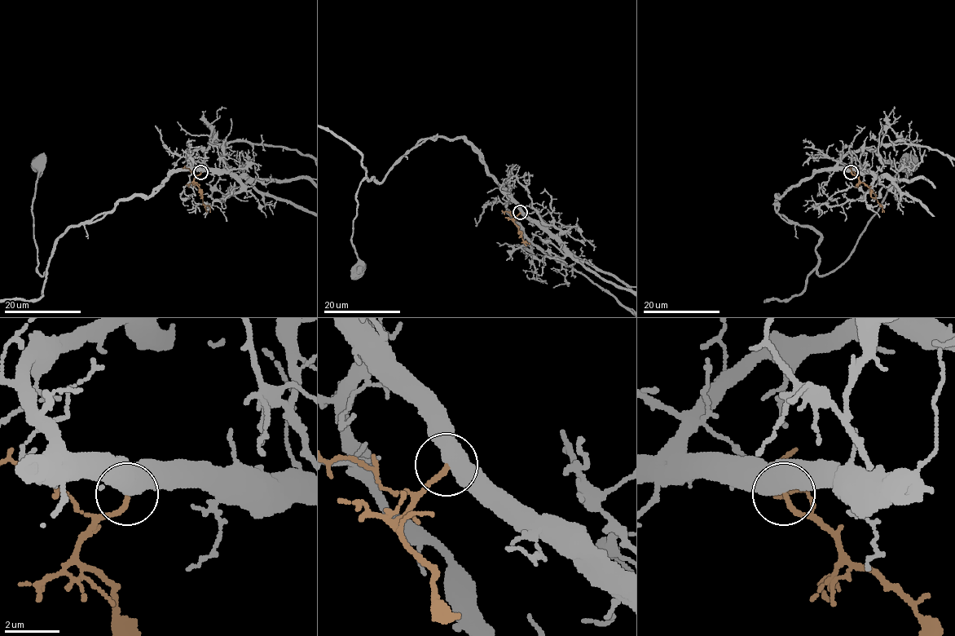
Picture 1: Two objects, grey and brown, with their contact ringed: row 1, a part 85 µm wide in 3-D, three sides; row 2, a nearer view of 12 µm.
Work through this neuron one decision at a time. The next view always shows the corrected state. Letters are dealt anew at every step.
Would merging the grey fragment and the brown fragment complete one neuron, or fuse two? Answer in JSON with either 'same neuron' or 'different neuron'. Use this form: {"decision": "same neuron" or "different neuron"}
{"decision": "same neuron"}

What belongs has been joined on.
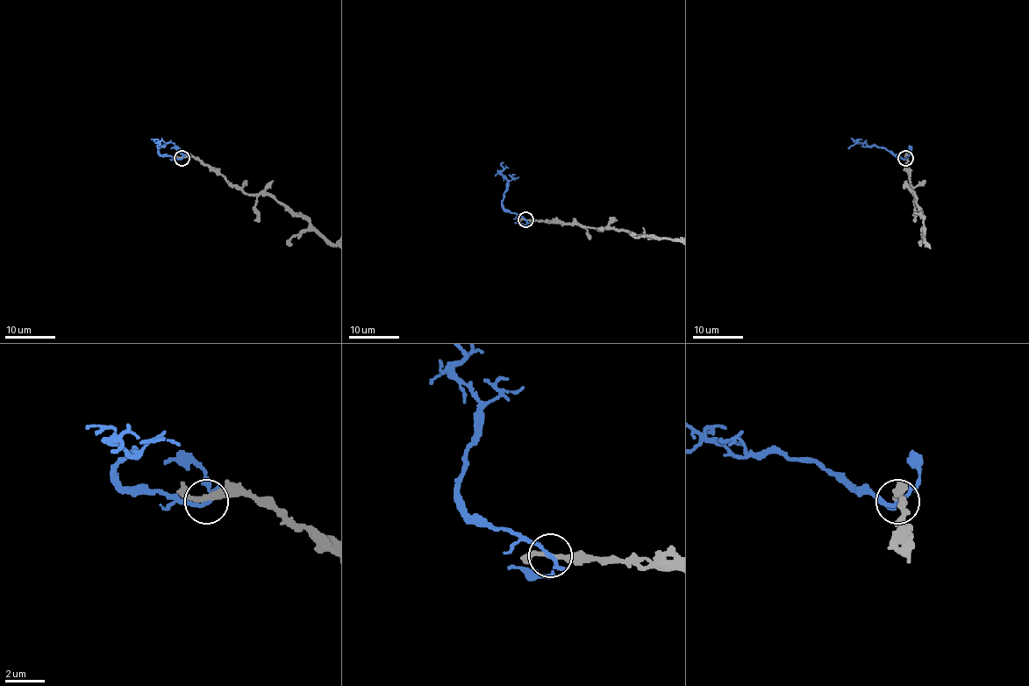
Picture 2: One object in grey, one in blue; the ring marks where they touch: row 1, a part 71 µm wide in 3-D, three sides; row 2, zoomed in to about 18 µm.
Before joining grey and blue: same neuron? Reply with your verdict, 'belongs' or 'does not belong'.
does not belong

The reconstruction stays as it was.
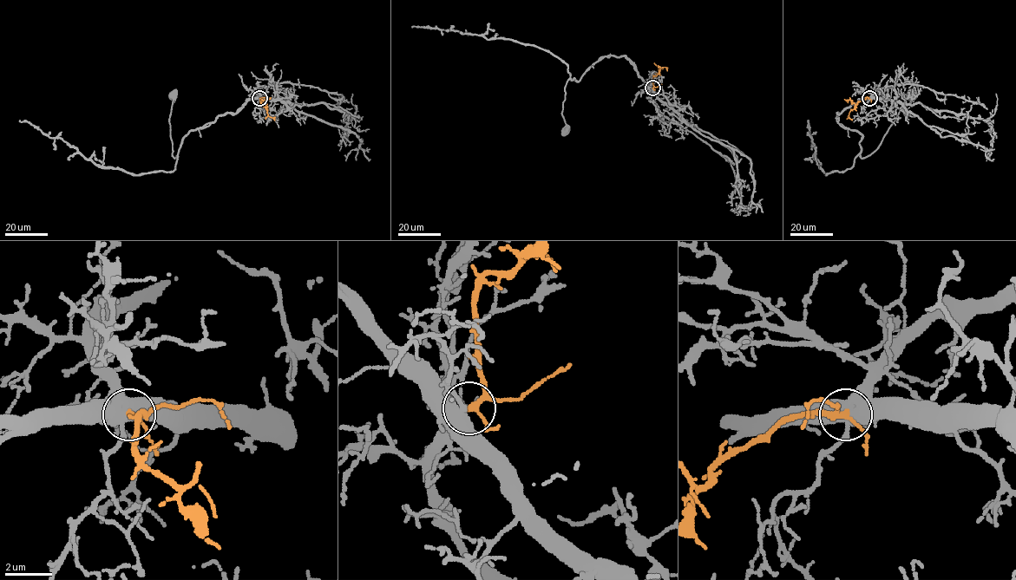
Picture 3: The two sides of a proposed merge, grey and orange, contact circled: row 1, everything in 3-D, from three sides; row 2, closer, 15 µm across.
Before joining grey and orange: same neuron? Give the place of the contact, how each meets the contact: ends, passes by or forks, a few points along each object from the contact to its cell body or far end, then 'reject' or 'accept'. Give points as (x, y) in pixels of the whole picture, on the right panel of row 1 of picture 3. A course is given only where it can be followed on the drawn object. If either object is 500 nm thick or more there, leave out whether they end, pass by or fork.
at (869, 98); grey runs (869, 98), (861, 98), (837, 115), (838, 122), (862, 136), (861, 158), (877, 147), (911, 96); orange runs (869, 98), (858, 101), (850, 111), (848, 118), (851, 120); accept

